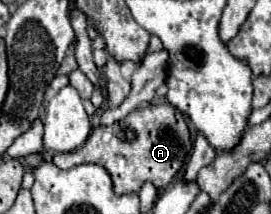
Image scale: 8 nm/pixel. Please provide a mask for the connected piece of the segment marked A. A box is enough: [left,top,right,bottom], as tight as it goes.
[51,103,191,195]

